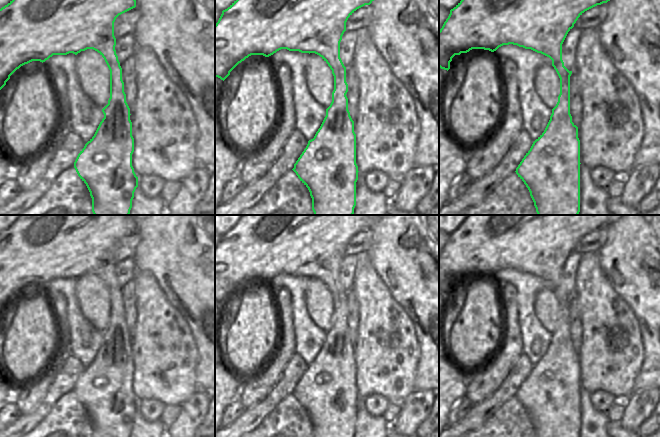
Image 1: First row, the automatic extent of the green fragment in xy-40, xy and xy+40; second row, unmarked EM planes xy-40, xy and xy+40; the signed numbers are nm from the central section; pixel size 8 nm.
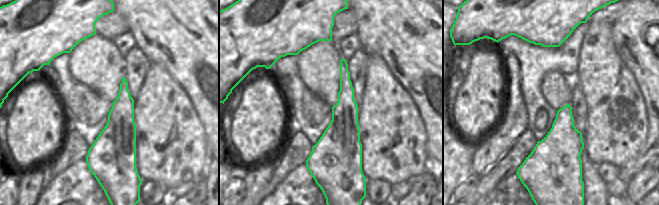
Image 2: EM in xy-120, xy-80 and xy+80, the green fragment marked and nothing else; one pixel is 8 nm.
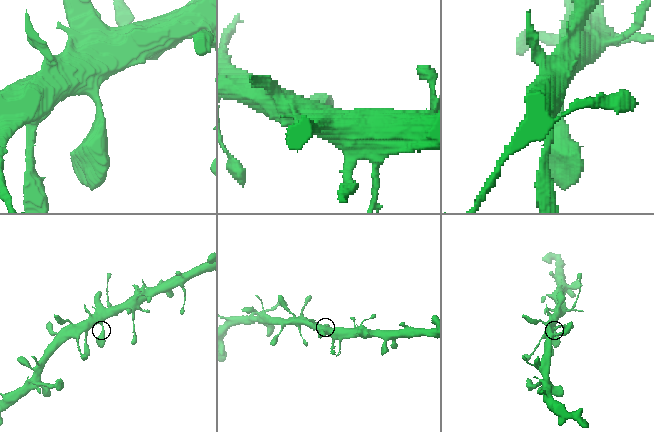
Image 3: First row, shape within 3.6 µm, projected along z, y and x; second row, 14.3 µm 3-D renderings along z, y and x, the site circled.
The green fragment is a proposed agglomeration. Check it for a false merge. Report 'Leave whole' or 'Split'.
Leave whole.

